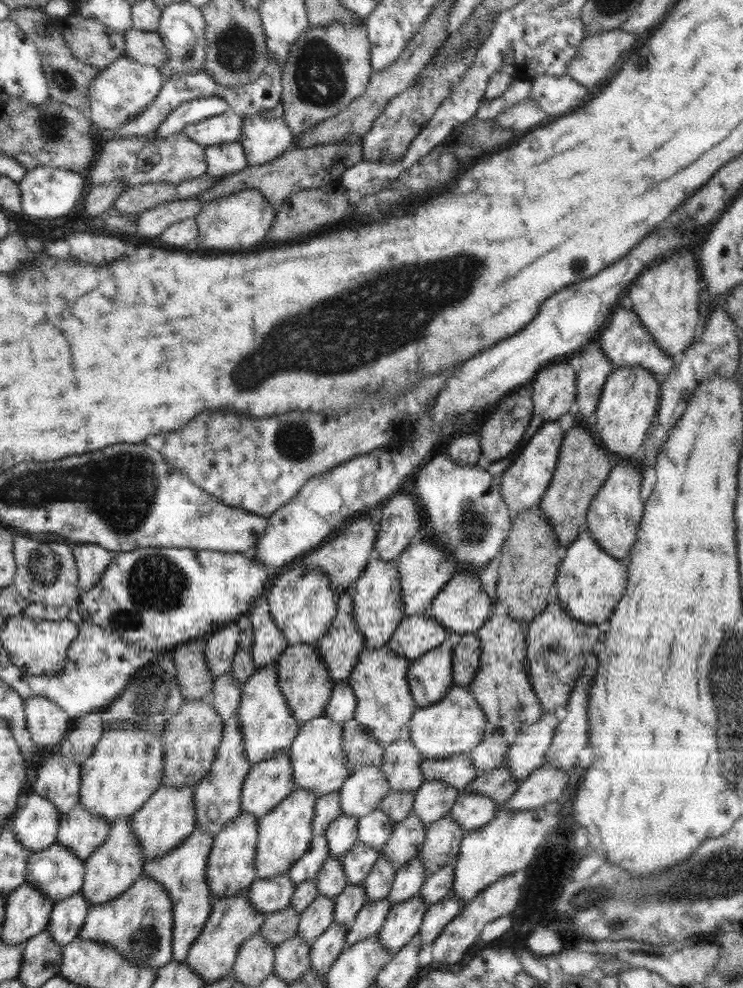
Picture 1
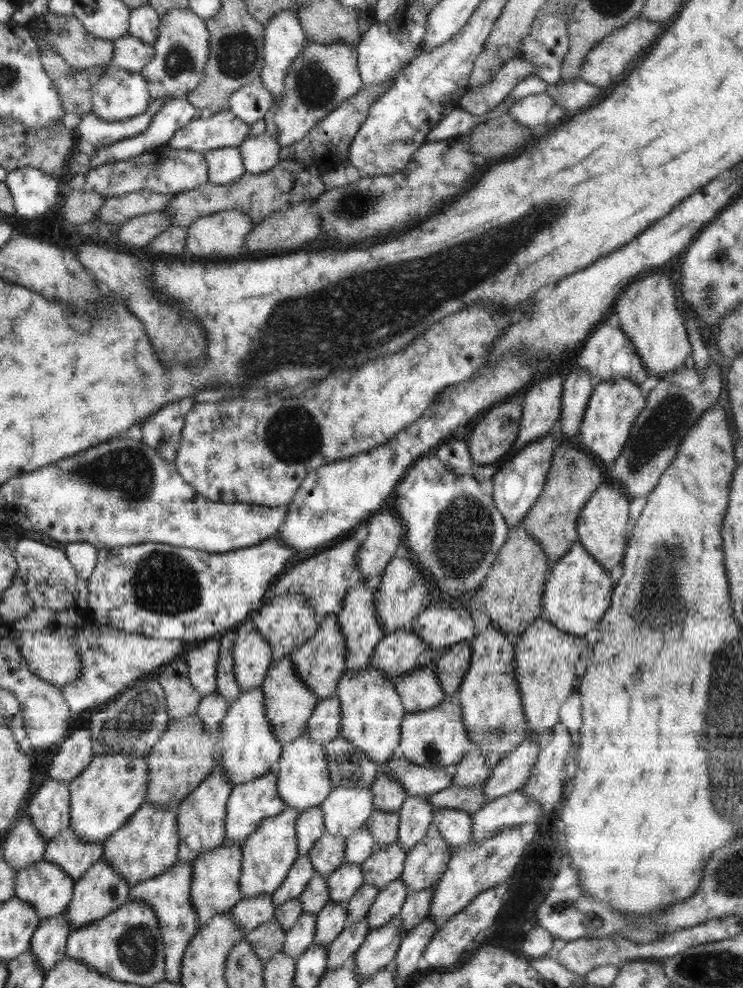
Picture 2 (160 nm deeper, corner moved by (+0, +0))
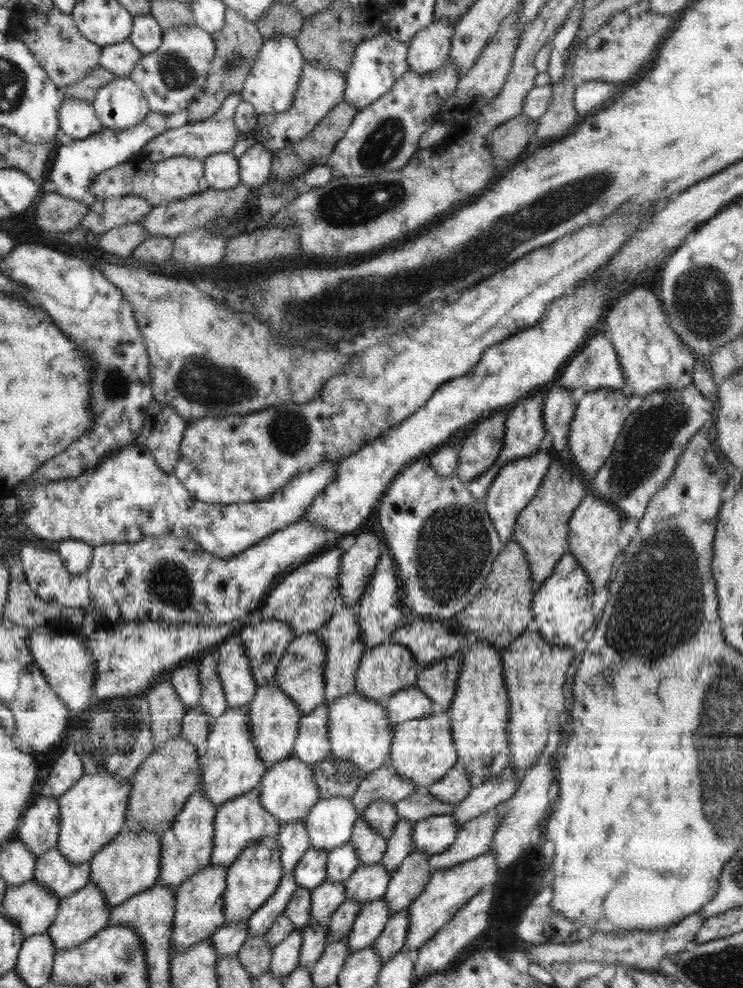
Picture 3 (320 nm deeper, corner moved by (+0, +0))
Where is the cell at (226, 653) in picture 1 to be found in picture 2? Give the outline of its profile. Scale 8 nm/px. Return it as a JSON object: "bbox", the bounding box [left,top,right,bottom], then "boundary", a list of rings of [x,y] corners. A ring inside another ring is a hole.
{"bbox":[187,636,220,698],"boundary":[[[219,636],[195,642],[195,645],[187,654],[188,675],[192,687],[205,698],[216,690],[216,668],[220,656]]]}

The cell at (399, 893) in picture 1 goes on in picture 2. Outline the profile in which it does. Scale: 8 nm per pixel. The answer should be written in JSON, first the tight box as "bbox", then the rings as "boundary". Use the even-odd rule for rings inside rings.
{"bbox":[367,877,408,928],"boundary":[[[401,877],[387,884],[378,891],[373,906],[367,914],[368,928],[380,928],[400,912],[408,896],[407,886]]]}

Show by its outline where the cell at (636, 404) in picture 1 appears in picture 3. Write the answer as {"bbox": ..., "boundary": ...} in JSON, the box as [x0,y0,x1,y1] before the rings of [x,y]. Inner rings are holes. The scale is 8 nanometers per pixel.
{"bbox":[568,389,632,478],"boundary":[[[598,389],[587,391],[577,403],[568,433],[568,449],[573,462],[586,478],[593,477],[612,454],[626,418],[632,413],[627,407],[631,395],[623,390]]]}

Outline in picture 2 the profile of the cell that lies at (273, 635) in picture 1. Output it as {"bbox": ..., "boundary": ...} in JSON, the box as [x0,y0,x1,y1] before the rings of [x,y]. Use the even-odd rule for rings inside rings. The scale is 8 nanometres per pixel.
{"bbox":[232,618,272,692],"boundary":[[[248,618],[234,629],[236,640],[232,648],[234,675],[240,692],[259,689],[272,664],[270,643],[257,631]]]}

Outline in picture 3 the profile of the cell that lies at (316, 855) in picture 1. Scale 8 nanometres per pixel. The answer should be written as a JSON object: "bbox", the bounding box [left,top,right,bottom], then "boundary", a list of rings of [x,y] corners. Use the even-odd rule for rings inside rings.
{"bbox":[247,873,299,937],"boundary":[[[294,873],[282,875],[277,889],[271,898],[266,900],[258,910],[247,920],[249,937],[264,936],[277,916],[283,913],[292,894],[299,886],[296,884]]]}

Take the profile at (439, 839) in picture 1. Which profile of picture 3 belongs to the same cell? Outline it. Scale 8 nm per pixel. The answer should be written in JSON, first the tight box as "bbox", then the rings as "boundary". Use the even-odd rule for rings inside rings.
{"bbox":[383,851,433,914],"boundary":[[[413,851],[391,874],[383,899],[391,914],[409,907],[413,900],[423,892],[423,888],[433,875],[425,852]]]}

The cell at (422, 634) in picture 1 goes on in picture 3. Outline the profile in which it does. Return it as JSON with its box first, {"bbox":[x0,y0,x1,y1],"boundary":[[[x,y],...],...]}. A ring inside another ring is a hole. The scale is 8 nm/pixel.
{"bbox":[355,641,421,701],"boundary":[[[388,641],[372,649],[366,649],[362,654],[360,666],[356,672],[355,691],[362,697],[381,701],[400,689],[413,686],[418,680],[420,670],[421,667],[418,667],[408,647]]]}

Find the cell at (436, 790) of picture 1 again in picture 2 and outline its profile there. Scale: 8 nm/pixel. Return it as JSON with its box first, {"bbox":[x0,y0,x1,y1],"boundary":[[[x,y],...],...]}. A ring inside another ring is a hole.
{"bbox":[397,796,433,850],"boundary":[[[407,796],[399,808],[399,831],[397,840],[404,850],[410,850],[417,842],[433,830],[433,812],[430,801],[426,796]]]}

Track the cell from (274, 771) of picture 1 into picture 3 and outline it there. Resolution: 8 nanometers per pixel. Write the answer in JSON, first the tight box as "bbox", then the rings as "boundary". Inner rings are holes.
{"bbox":[211,788,279,867],"boundary":[[[260,788],[240,795],[232,801],[222,803],[214,817],[214,838],[211,864],[214,866],[229,867],[238,855],[249,846],[251,842],[279,834],[279,819],[272,816],[263,806],[260,799]]]}

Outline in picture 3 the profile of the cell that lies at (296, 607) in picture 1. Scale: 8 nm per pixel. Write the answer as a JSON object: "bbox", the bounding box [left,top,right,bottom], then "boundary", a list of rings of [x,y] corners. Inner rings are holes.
{"bbox":[239,619,296,687],"boundary":[[[259,619],[239,628],[242,645],[250,659],[250,671],[258,687],[273,682],[278,662],[296,638],[283,620]]]}

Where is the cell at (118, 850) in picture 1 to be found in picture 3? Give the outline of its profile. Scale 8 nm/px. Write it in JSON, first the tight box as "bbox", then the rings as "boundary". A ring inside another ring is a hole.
{"bbox":[47,882,112,952],"boundary":[[[90,882],[80,890],[61,898],[56,919],[47,928],[47,933],[54,943],[56,952],[70,950],[100,932],[109,924],[111,908],[112,906],[105,901],[103,892],[95,885],[95,882]]]}

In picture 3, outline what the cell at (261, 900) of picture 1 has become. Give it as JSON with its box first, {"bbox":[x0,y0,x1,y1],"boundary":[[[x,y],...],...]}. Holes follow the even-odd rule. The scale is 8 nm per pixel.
{"bbox":[212,920,248,956],"boundary":[[[247,920],[226,922],[212,934],[213,947],[217,956],[237,956],[241,946],[248,938]]]}

